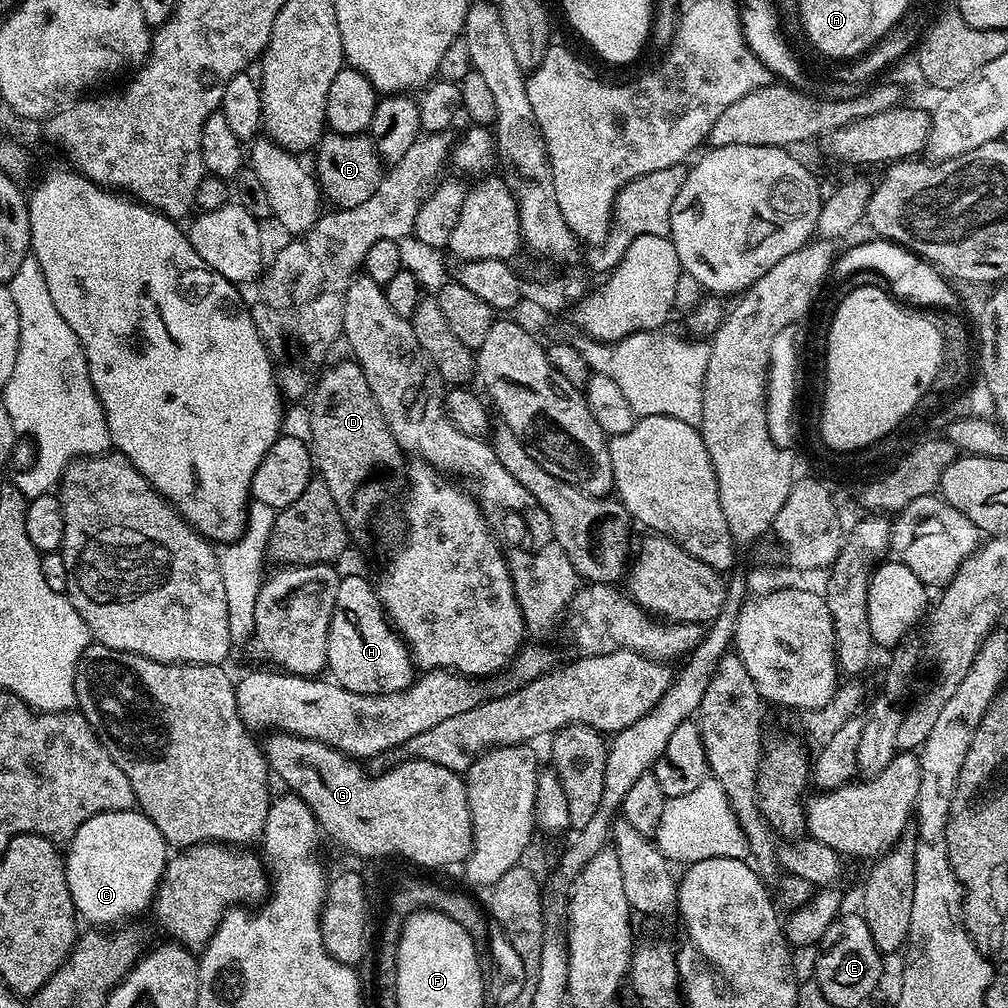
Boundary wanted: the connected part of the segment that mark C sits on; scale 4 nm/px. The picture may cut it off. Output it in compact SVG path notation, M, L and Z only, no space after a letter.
M118 810L94 814L94 818L78 826L67 848L64 873L72 905L81 921L89 920L92 926L112 926L123 916L136 916L153 907L170 849L158 826L143 812Z

